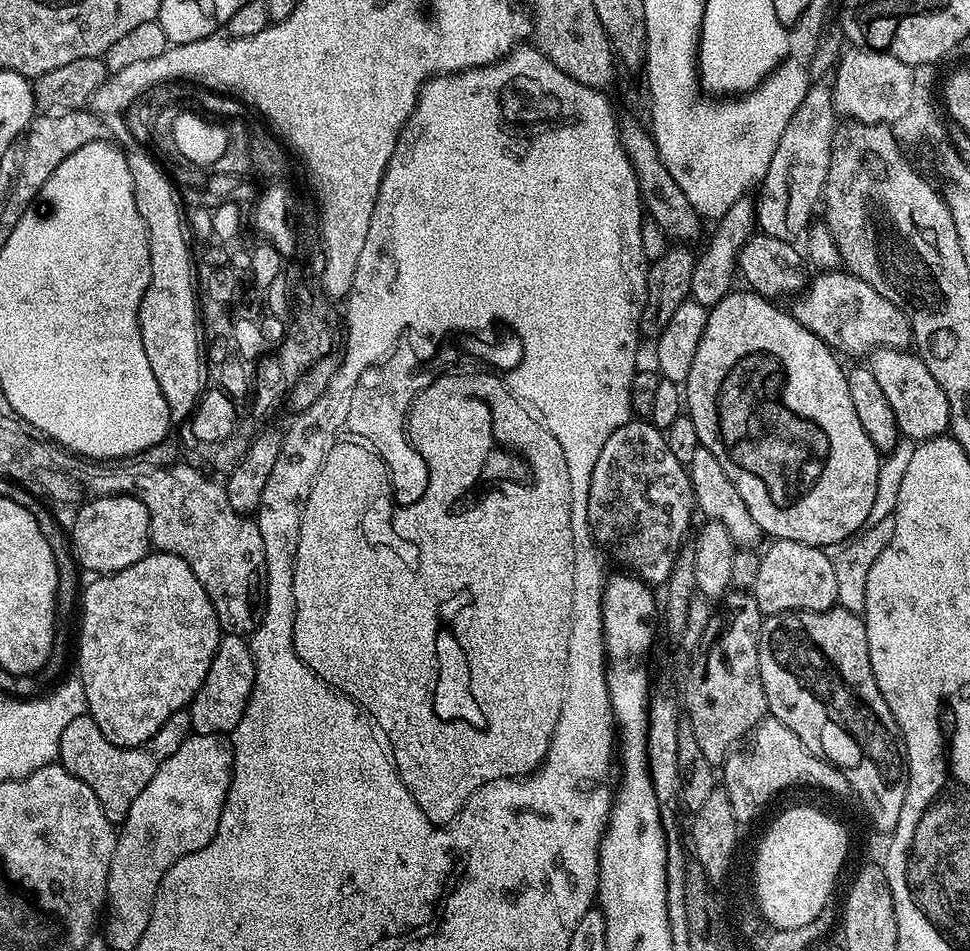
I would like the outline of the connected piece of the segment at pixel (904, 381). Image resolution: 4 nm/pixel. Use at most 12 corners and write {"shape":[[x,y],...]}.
{"shape":[[878,348],[866,366],[901,437],[949,431],[950,406],[915,351]]}

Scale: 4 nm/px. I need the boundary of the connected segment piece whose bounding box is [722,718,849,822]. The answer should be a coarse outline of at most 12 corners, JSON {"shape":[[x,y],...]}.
{"shape":[[765,718],[729,752],[722,788],[736,821],[775,792],[849,791],[843,770]]}

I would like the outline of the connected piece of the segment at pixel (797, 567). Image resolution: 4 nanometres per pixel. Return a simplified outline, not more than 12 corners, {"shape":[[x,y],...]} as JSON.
{"shape":[[773,539],[750,589],[765,617],[825,612],[841,588],[825,549]]}

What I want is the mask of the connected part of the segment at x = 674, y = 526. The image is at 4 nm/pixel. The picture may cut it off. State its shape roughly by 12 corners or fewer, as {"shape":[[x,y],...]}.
{"shape":[[647,419],[590,478],[592,539],[663,583],[696,511],[688,469]]}

